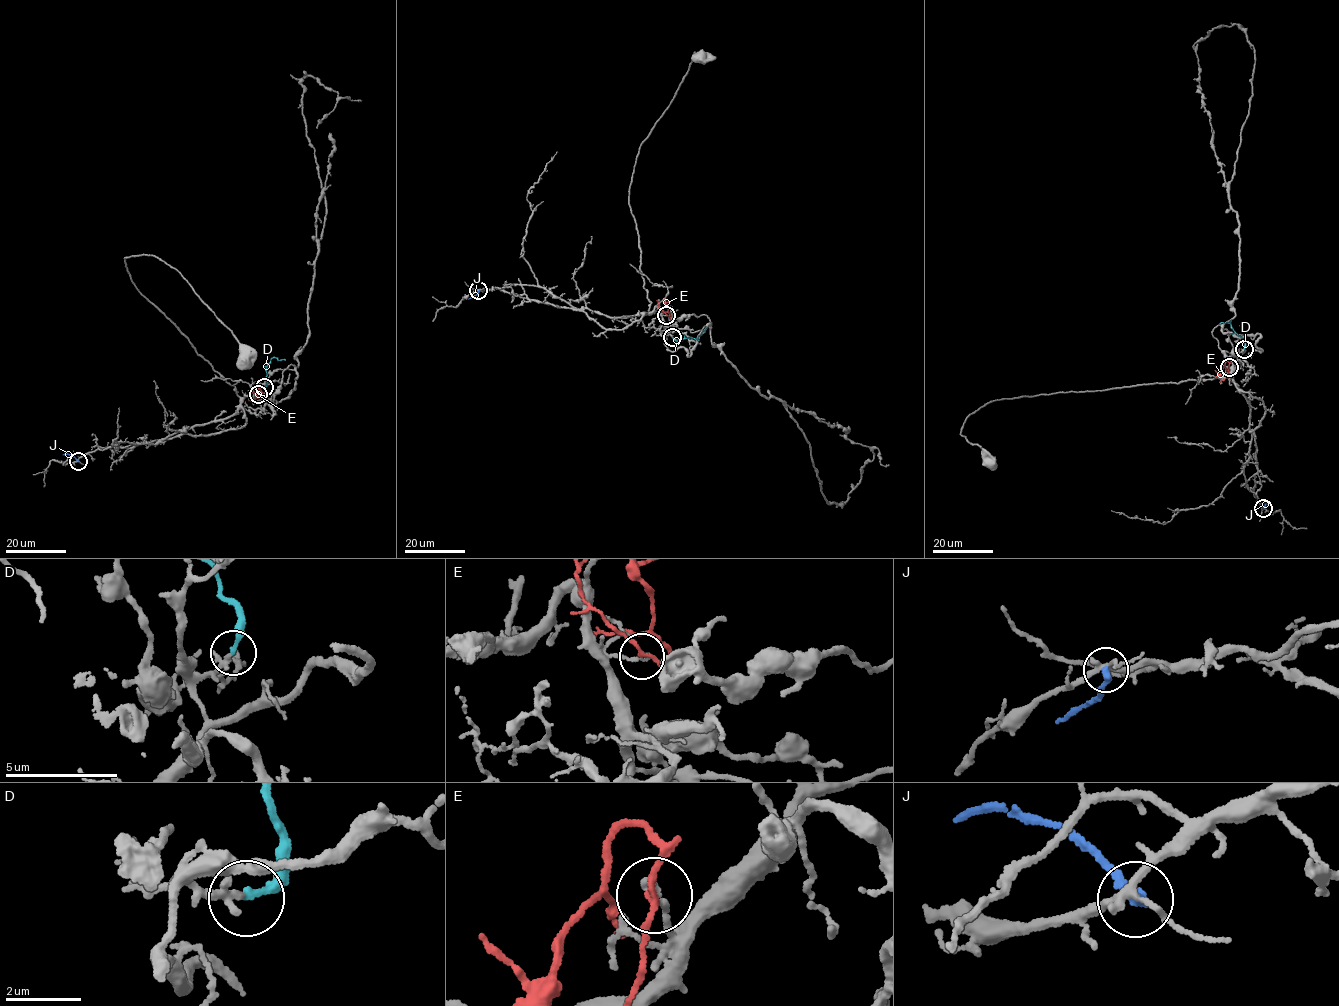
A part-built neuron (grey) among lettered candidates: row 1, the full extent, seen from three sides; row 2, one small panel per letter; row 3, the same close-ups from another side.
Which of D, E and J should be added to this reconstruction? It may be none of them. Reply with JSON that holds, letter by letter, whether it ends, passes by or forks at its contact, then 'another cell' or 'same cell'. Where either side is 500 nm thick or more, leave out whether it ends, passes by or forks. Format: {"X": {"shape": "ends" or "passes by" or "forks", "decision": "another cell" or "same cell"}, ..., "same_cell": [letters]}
{"D": {"shape": "ends", "decision": "same cell"}, "E": {"shape": "passes by", "decision": "another cell"}, "J": {"shape": "ends", "decision": "another cell"}, "same_cell": ["D"]}

